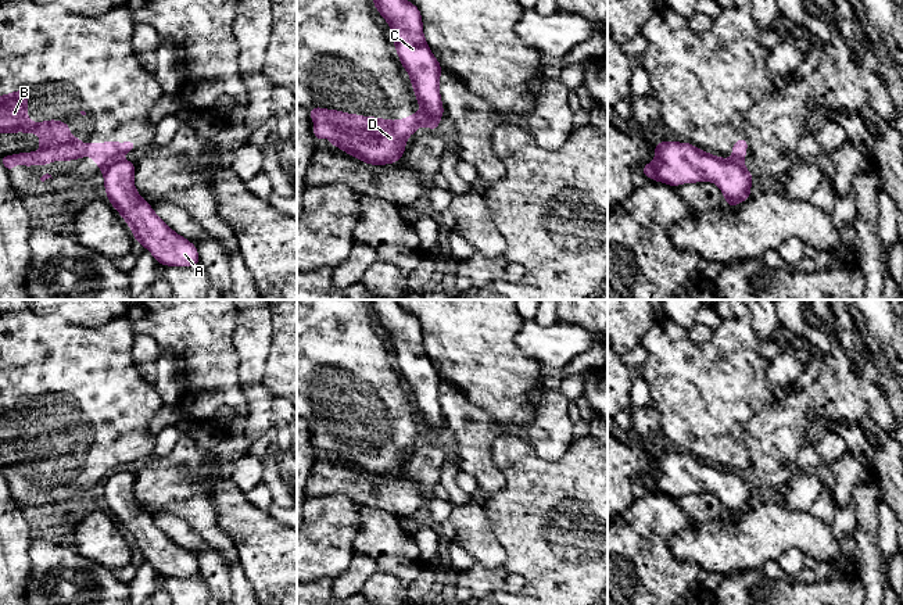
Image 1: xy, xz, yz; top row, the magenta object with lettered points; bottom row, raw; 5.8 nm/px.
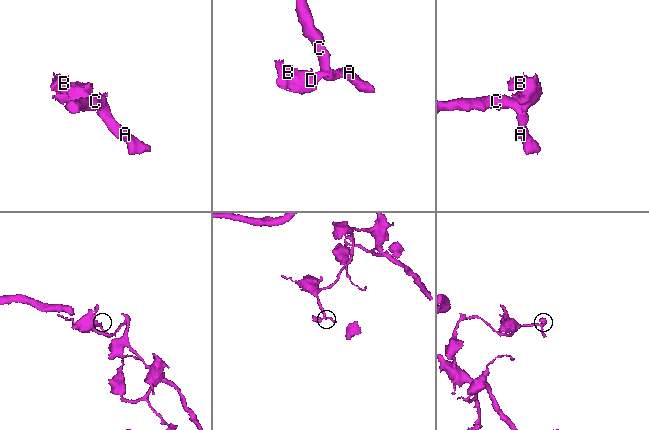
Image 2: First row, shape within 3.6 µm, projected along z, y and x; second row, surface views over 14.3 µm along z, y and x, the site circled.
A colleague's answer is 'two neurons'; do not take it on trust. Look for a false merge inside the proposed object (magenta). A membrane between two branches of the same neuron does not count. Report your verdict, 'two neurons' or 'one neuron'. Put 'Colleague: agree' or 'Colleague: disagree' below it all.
two neurons
Colleague: agree

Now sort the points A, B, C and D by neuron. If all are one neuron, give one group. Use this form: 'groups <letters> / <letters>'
groups A C / B D

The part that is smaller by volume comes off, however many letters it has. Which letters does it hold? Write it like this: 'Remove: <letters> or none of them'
Remove: B, D

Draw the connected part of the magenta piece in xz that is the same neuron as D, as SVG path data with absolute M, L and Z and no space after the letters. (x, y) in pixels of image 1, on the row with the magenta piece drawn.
M312 107L308 112L316 126L312 129L312 133L318 143L325 143L320 136L326 135L330 137L329 142L332 146L370 165L395 164L402 158L406 148L406 139L415 133L419 126L424 125L423 117L419 112L398 121L361 117L358 114L345 114L338 110L326 110L320 107Z

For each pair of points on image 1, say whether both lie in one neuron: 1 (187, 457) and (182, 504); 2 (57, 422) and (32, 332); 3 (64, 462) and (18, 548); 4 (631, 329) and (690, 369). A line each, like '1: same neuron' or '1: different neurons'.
1: same neuron
2: same neuron
3: different neurons
4: different neurons

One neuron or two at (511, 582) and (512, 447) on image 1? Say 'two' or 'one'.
two

